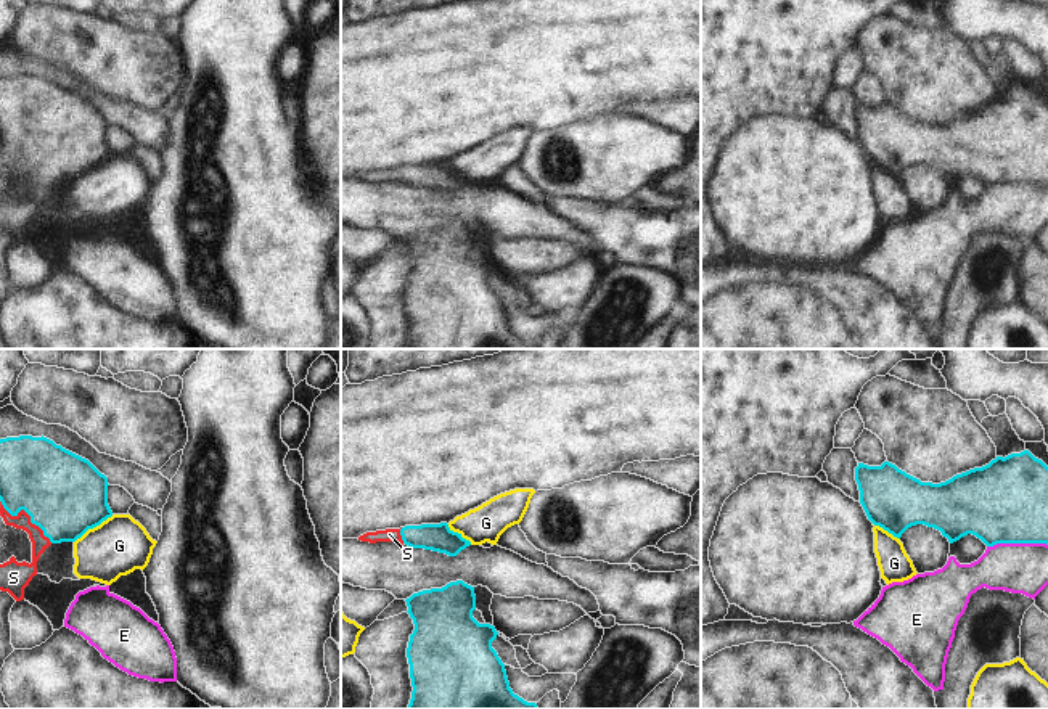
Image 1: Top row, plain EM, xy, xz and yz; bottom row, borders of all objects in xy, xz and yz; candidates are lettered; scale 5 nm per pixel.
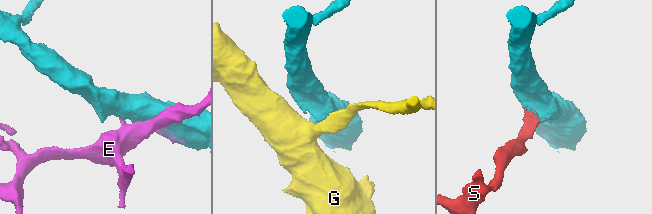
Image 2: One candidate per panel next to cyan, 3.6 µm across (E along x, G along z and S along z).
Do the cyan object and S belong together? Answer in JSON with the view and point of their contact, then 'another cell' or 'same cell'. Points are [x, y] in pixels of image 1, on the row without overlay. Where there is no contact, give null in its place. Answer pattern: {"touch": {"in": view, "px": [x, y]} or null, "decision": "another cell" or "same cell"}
{"touch": {"in": "xy", "px": [28, 153]}, "decision": "same cell"}

